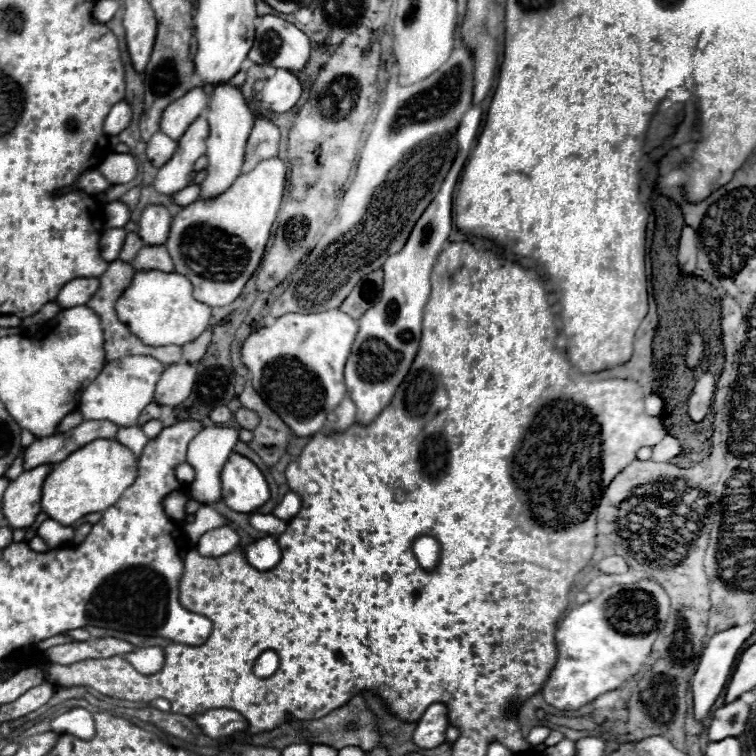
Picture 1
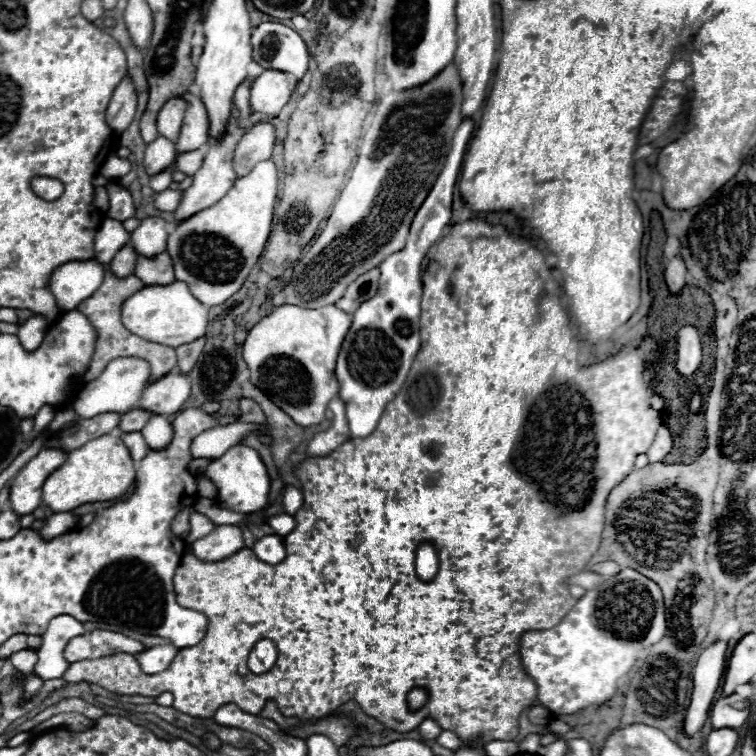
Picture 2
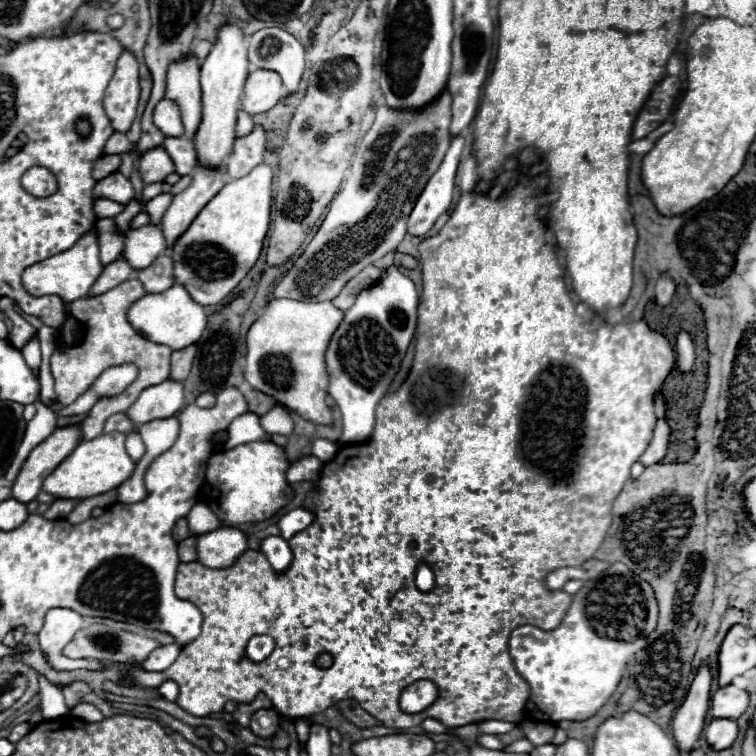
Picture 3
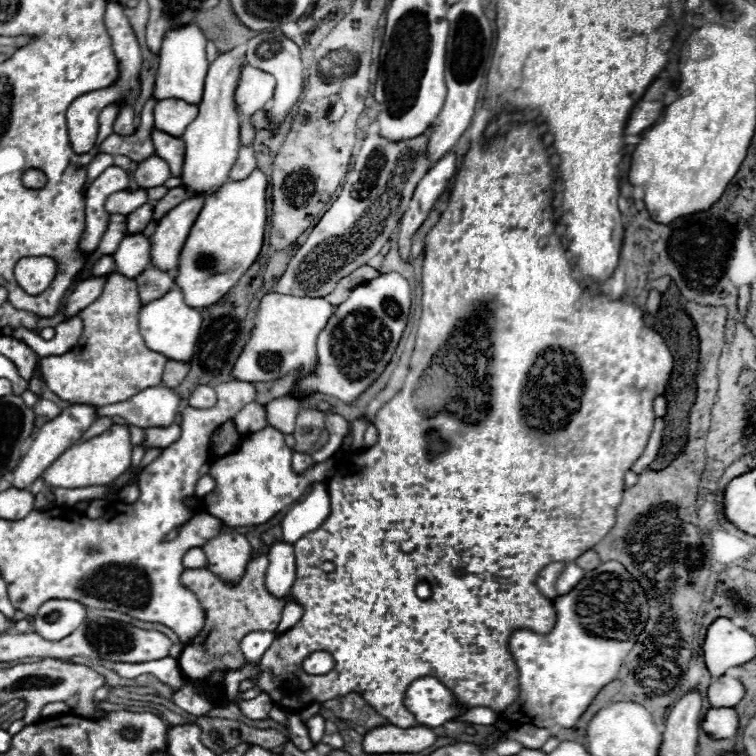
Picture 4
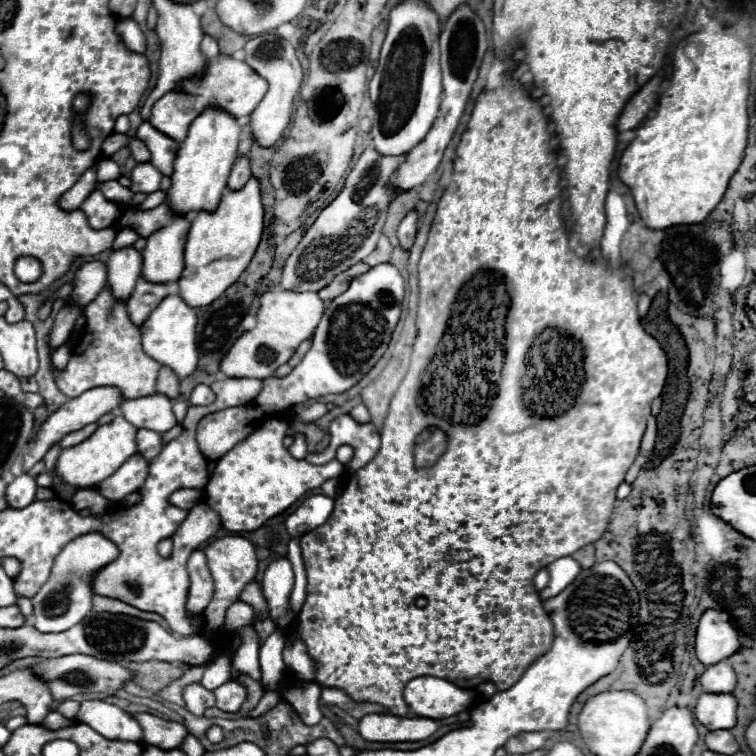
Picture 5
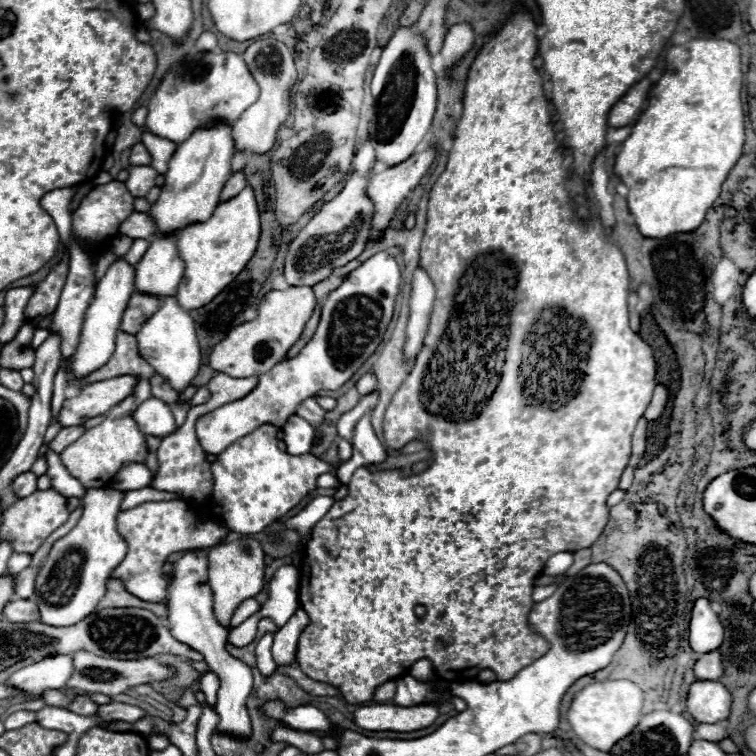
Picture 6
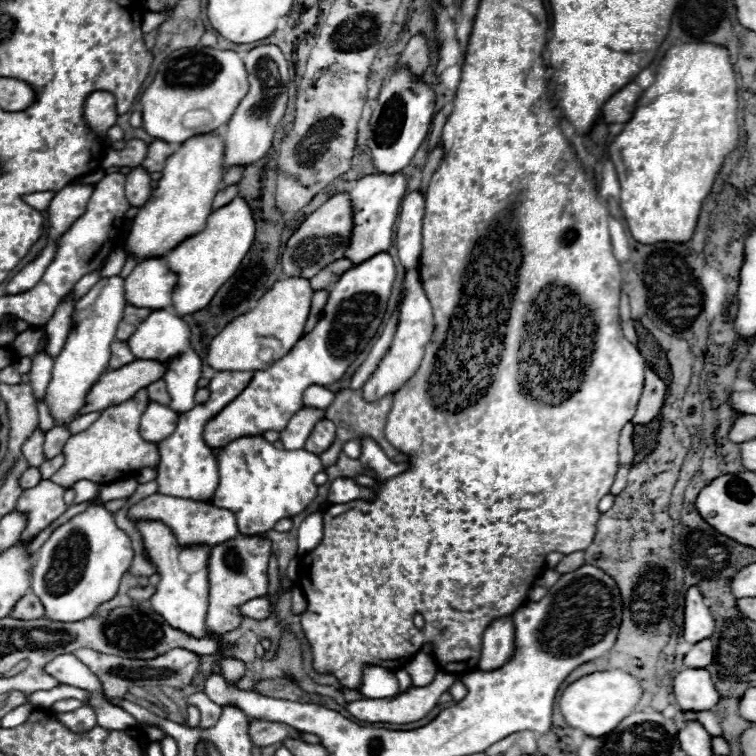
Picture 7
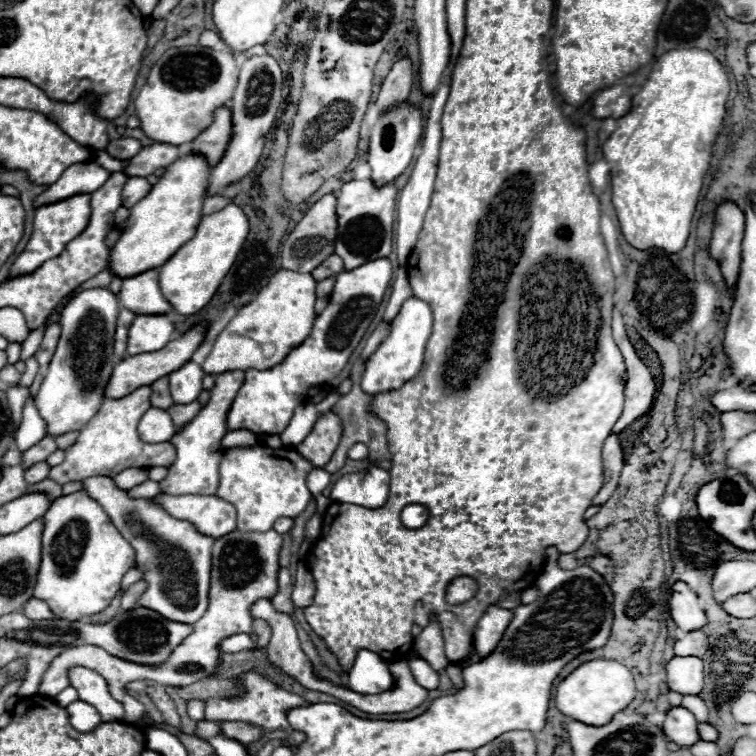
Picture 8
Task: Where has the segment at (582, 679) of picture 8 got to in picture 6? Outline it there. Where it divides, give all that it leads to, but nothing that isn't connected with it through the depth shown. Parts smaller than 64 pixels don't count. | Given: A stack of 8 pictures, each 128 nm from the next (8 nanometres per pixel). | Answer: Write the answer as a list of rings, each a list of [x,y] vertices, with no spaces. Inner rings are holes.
[[[628,680],[596,682],[582,688],[576,694],[568,710],[568,722],[582,742],[586,742],[596,750],[608,752],[618,740],[626,738],[632,728],[636,728],[636,724],[642,718],[642,706],[644,706],[644,696],[636,684]]]

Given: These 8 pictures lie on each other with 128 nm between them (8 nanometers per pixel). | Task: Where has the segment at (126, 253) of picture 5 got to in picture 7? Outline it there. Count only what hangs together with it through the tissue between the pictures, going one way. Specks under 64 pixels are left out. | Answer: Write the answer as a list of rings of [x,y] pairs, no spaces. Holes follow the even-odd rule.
[[[110,276],[102,278],[86,296],[76,302],[74,324],[70,336],[64,344],[64,350],[54,360],[52,380],[48,384],[46,402],[54,420],[72,420],[78,410],[84,406],[84,398],[92,384],[106,372],[110,358],[110,344],[116,338],[116,328],[124,316],[126,296],[124,296],[124,278]]]

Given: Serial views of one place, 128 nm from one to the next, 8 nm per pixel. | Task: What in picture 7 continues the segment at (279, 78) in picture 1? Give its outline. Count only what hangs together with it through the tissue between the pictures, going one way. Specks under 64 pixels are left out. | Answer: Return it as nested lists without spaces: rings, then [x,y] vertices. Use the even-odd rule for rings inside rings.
[[[182,48],[172,52],[158,68],[154,82],[140,98],[142,128],[168,144],[182,144],[188,138],[212,132],[232,118],[240,100],[248,94],[248,74],[242,58],[232,50]]]

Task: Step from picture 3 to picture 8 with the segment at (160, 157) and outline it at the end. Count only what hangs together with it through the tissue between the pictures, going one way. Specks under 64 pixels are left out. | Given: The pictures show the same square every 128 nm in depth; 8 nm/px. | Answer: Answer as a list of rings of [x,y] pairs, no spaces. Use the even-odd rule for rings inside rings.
[[[128,178],[128,182],[124,184],[124,190],[122,190],[122,206],[124,208],[132,208],[136,202],[140,202],[148,192],[150,192],[150,182],[144,178],[144,180],[132,180]]]

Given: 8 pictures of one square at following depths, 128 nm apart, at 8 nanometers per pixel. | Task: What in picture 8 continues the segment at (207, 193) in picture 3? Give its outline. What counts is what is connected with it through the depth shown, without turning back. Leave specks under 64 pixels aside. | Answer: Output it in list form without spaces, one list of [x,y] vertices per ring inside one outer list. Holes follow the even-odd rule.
[[[156,268],[124,278],[118,298],[124,308],[136,314],[168,314],[172,310],[160,290]]]

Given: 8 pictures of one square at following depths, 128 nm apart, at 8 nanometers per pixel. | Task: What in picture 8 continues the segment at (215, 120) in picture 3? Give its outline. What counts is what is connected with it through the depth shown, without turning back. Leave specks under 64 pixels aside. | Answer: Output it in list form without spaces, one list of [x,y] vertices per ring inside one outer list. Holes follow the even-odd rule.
[[[188,152],[166,168],[164,176],[152,186],[152,192],[130,210],[132,214],[124,226],[120,240],[110,248],[110,268],[114,276],[128,278],[136,276],[136,272],[158,268],[172,256],[172,252],[176,252],[176,248],[180,248],[180,244],[186,244],[194,236],[196,224],[202,220],[208,176],[210,164],[204,156],[194,152]]]

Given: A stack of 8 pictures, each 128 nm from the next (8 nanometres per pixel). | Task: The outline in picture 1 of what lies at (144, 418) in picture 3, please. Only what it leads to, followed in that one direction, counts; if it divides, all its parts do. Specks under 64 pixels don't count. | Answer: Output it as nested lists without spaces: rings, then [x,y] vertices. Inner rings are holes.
[[[180,362],[180,364],[166,366],[164,376],[156,384],[154,402],[160,406],[178,406],[190,396],[194,380],[196,380],[194,364]]]

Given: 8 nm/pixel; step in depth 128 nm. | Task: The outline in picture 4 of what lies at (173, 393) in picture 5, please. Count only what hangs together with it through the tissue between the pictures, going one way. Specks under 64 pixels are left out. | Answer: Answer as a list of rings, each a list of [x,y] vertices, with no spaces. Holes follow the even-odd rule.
[[[168,360],[164,376],[162,376],[162,384],[168,388],[176,388],[186,378],[186,374],[188,374],[188,364]]]

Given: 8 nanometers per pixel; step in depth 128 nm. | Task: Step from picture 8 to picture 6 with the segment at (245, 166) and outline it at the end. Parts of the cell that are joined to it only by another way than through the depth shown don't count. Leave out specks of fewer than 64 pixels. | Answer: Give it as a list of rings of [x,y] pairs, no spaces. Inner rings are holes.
[[[266,38],[266,40],[258,40],[250,44],[246,52],[242,54],[242,58],[248,64],[254,80],[260,84],[260,98],[250,108],[246,108],[246,112],[232,124],[232,136],[234,136],[236,152],[252,150],[254,154],[266,154],[276,144],[278,128],[290,116],[292,86],[298,80],[298,70],[288,46],[274,38]]]

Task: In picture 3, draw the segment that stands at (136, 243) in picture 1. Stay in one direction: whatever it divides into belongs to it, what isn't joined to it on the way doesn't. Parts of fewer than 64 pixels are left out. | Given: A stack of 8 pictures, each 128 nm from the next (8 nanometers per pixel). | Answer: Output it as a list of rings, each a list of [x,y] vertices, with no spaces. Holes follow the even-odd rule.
[[[122,256],[120,260],[114,260],[112,264],[104,266],[100,278],[96,280],[96,284],[92,286],[90,294],[102,294],[102,292],[108,292],[112,286],[118,286],[120,282],[128,280],[134,276],[134,268],[126,262],[126,258]]]

